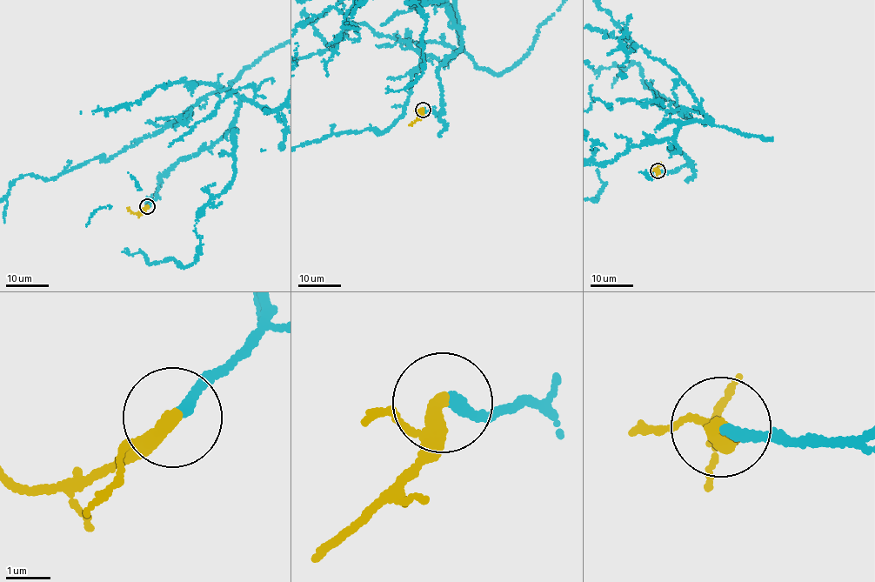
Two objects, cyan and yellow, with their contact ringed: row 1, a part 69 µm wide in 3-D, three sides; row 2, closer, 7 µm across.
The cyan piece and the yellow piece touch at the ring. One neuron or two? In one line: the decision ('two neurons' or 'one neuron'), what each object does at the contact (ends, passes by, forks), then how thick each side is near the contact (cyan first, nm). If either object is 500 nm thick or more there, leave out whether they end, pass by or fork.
one neuron; cyan ends; yellow passes by; calibres 260 and 240 nm

